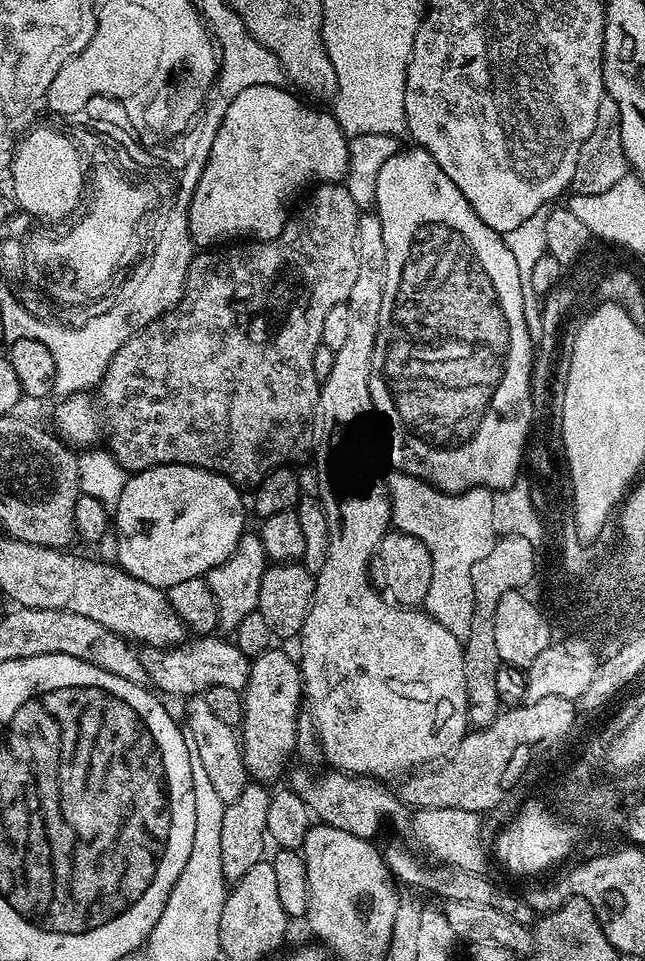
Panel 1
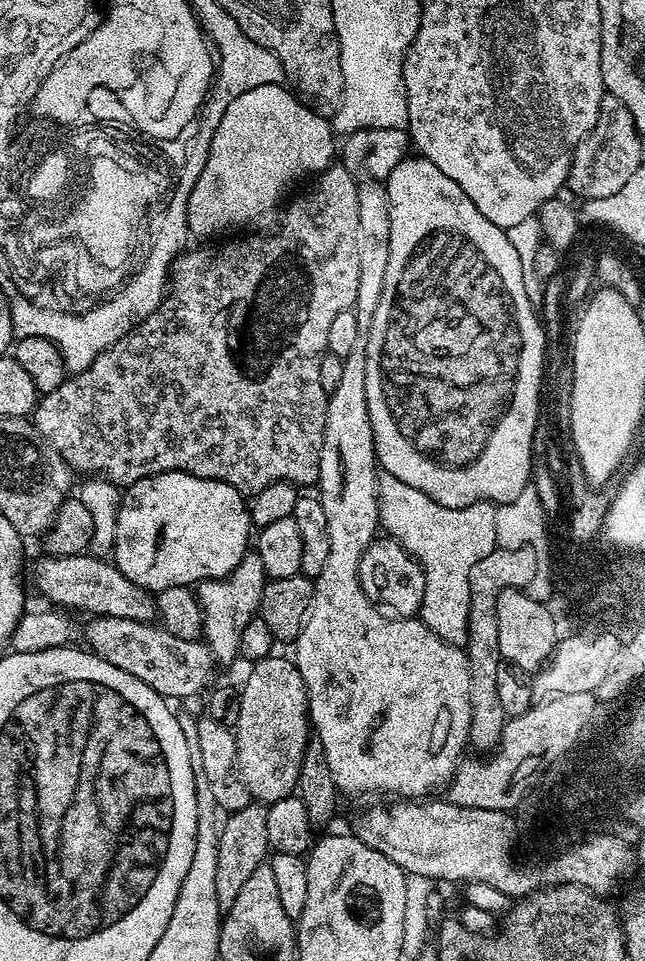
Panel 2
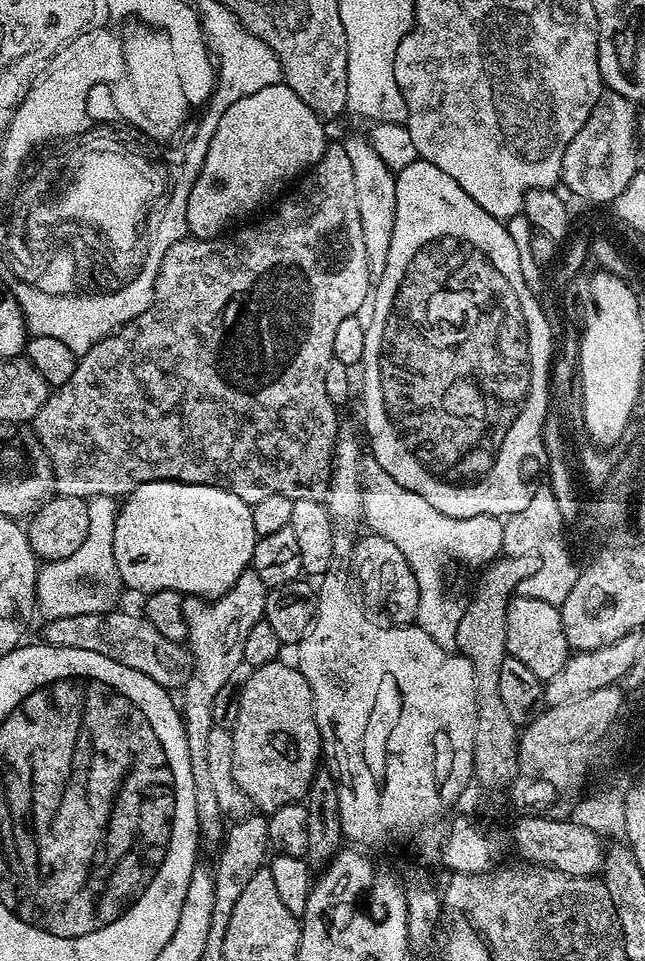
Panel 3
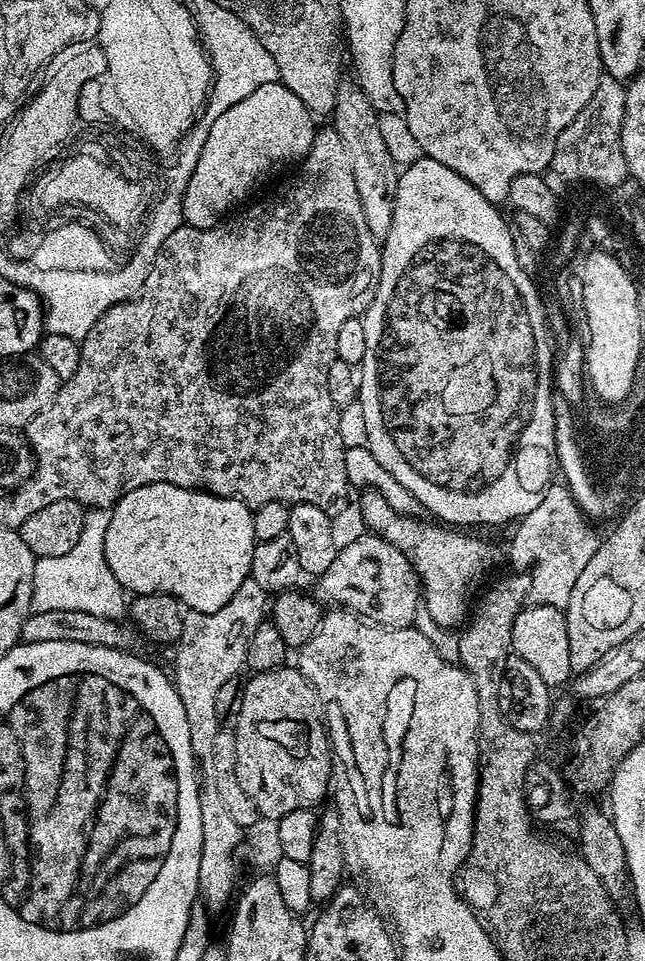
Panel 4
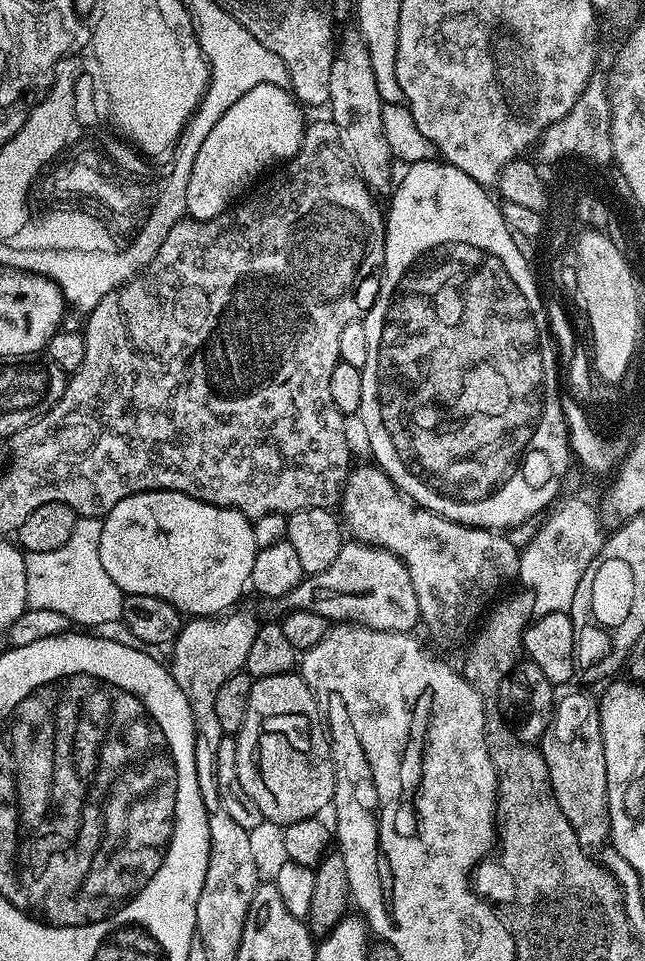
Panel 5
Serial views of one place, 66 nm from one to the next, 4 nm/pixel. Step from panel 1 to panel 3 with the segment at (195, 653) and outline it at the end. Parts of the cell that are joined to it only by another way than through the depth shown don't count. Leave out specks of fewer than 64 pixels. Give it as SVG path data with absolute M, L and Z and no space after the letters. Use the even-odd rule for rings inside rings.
M99 612L98 614L74 614L74 618L54 618L45 623L43 643L53 644L55 648L73 648L74 650L94 650L94 654L106 654L106 658L114 658L114 662L122 662L122 666L130 666L130 670L142 670L148 678L154 678L158 686L169 690L180 690L190 675L190 653L184 644L170 642L170 638L158 634L154 626L142 614L136 616L132 612Z

